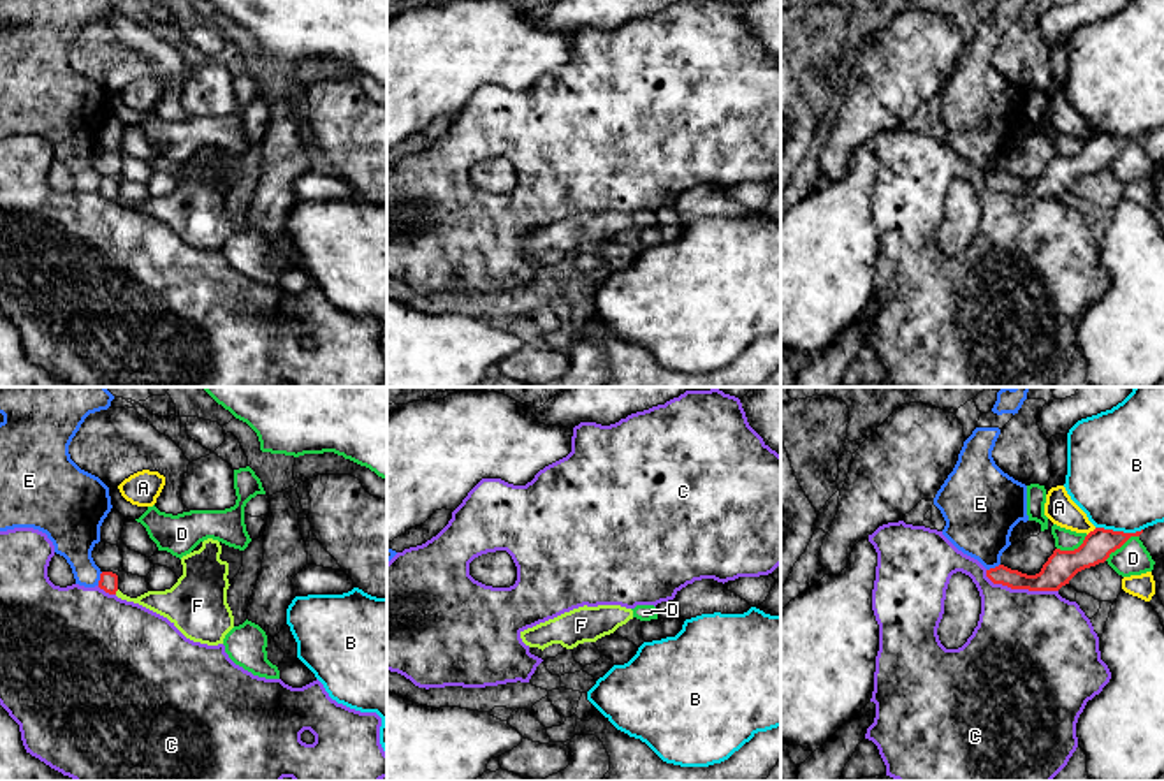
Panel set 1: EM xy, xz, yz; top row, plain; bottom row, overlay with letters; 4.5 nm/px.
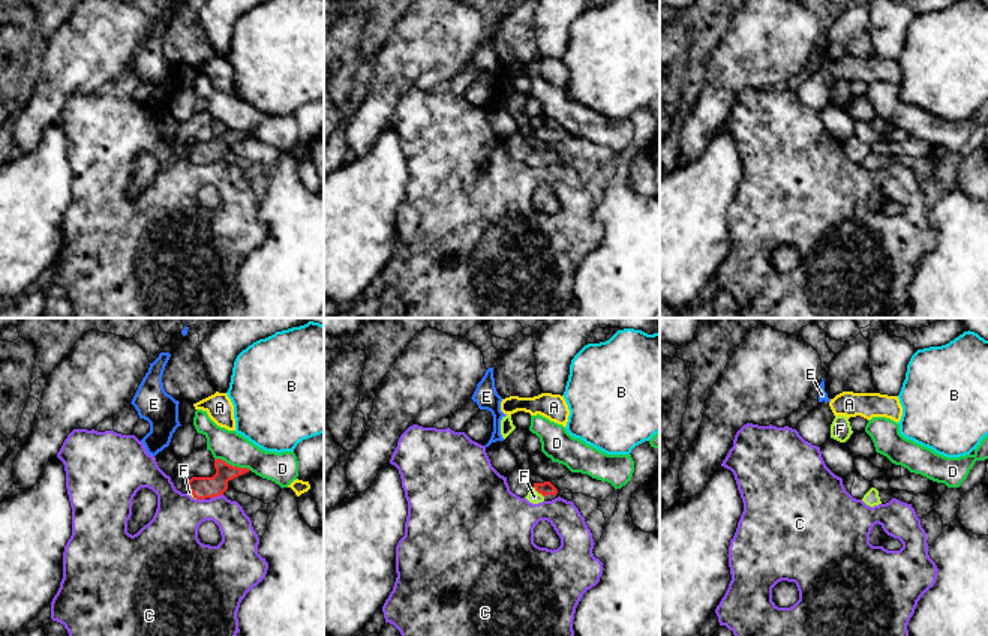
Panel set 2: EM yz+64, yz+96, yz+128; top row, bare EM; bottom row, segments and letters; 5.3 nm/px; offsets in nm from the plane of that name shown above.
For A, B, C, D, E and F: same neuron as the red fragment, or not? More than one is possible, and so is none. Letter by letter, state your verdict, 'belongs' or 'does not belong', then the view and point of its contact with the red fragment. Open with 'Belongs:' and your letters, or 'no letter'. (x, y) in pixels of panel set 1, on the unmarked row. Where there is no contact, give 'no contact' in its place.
Belongs: F
A: does not belong; contact yz (1091, 138)
B: does not belong; contact yz (1119, 138)
C: does not belong; contact yz (1020, 194)
D: does not belong; contact yz (1120, 152)
E: does not belong; contact xy (101, 185)
F: belongs; contact xy (116, 196)

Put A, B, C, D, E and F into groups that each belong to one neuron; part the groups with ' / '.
A / B / C / D / E / F

